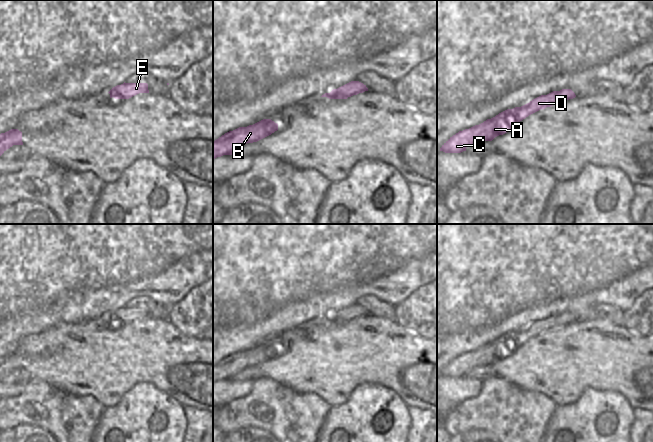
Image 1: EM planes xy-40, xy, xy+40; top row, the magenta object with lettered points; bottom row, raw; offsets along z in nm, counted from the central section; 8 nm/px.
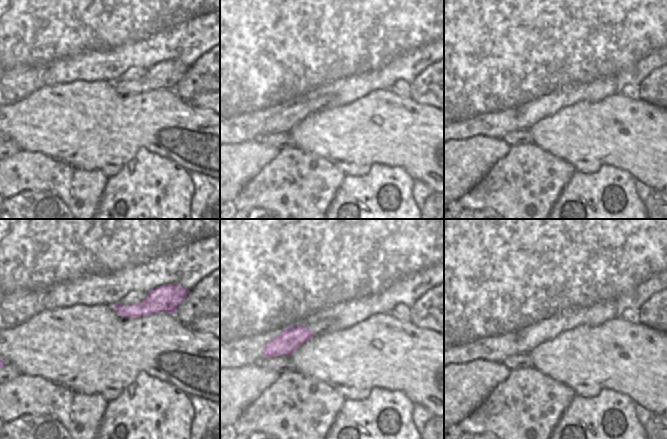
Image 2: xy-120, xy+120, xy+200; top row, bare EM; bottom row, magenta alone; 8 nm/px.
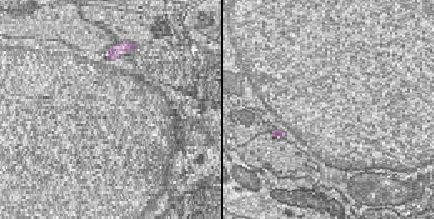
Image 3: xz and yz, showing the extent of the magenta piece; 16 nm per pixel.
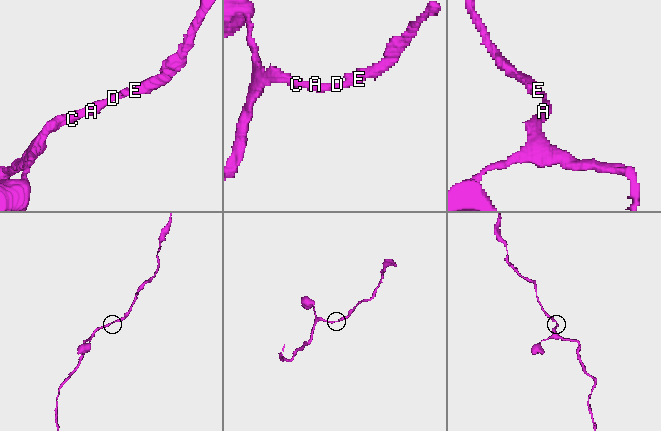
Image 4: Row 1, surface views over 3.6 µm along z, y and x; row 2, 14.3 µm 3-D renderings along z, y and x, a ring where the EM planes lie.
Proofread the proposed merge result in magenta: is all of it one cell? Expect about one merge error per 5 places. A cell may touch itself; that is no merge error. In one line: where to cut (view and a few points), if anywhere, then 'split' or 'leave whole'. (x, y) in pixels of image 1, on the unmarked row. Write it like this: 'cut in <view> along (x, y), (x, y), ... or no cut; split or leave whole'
no cut; leave whole

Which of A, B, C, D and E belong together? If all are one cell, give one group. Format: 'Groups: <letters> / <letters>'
Groups: A B C D E.

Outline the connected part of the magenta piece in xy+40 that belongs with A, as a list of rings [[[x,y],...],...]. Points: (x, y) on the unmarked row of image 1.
[[[562,313],[547,319],[541,319],[521,331],[507,333],[479,349],[459,355],[442,369],[440,375],[445,377],[461,377],[475,367],[492,365],[495,361],[513,353],[517,347],[529,339],[575,321],[576,319],[571,313]]]

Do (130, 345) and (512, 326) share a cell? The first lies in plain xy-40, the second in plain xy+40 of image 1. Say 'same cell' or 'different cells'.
different cells

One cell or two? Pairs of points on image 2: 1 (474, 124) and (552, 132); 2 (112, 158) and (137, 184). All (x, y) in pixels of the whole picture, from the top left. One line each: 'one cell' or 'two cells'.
1: two cells
2: two cells

